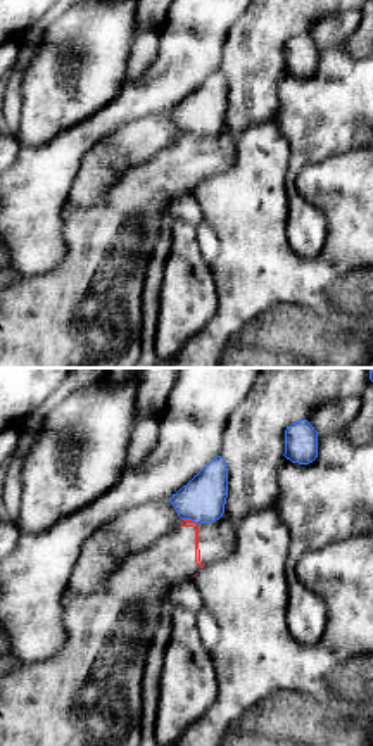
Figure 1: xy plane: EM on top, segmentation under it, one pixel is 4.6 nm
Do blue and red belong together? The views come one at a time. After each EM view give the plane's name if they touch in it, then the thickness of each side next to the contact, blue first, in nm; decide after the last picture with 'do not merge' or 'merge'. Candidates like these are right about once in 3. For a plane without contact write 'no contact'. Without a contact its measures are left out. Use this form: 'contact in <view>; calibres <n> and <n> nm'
contact in xy; calibres 220 and 30 nm

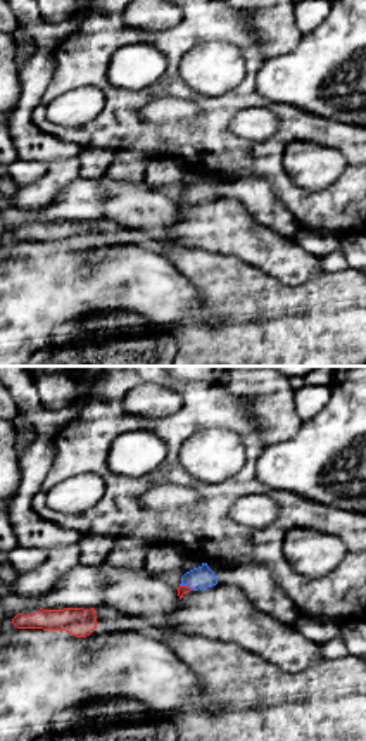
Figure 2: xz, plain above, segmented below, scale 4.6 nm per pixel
contact in xz; calibres 110 and 50 nm

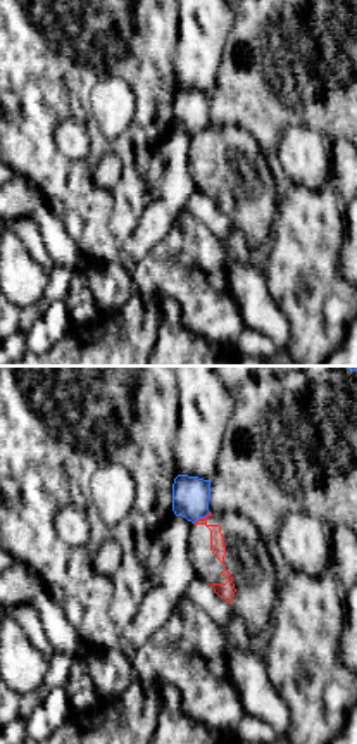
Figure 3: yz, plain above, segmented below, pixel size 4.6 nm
contact in yz; calibres 180 and 70 nm

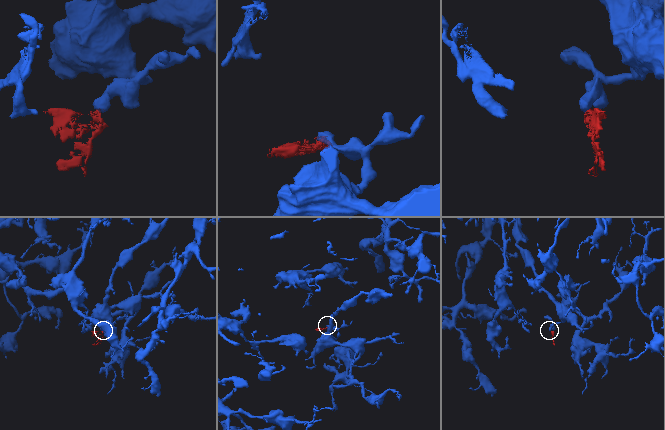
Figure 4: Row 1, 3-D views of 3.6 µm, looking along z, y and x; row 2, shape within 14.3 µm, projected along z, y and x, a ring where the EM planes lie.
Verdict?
do not merge

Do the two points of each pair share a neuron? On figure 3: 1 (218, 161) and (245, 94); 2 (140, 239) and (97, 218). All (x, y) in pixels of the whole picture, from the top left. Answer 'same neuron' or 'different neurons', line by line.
1: different neurons
2: different neurons

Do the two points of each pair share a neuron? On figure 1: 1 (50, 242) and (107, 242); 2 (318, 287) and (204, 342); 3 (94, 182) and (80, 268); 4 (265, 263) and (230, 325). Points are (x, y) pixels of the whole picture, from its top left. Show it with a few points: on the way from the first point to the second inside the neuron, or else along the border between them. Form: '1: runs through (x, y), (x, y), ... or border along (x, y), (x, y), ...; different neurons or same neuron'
1: border along (63, 227), (68, 254), (40, 275); different neurons
2: runs through (290, 287), (261, 287), (232, 316); same neuron
3: border along (120, 177), (107, 195), (92, 208); different neurons
4: runs through (252, 278), (237, 309); same neuron

